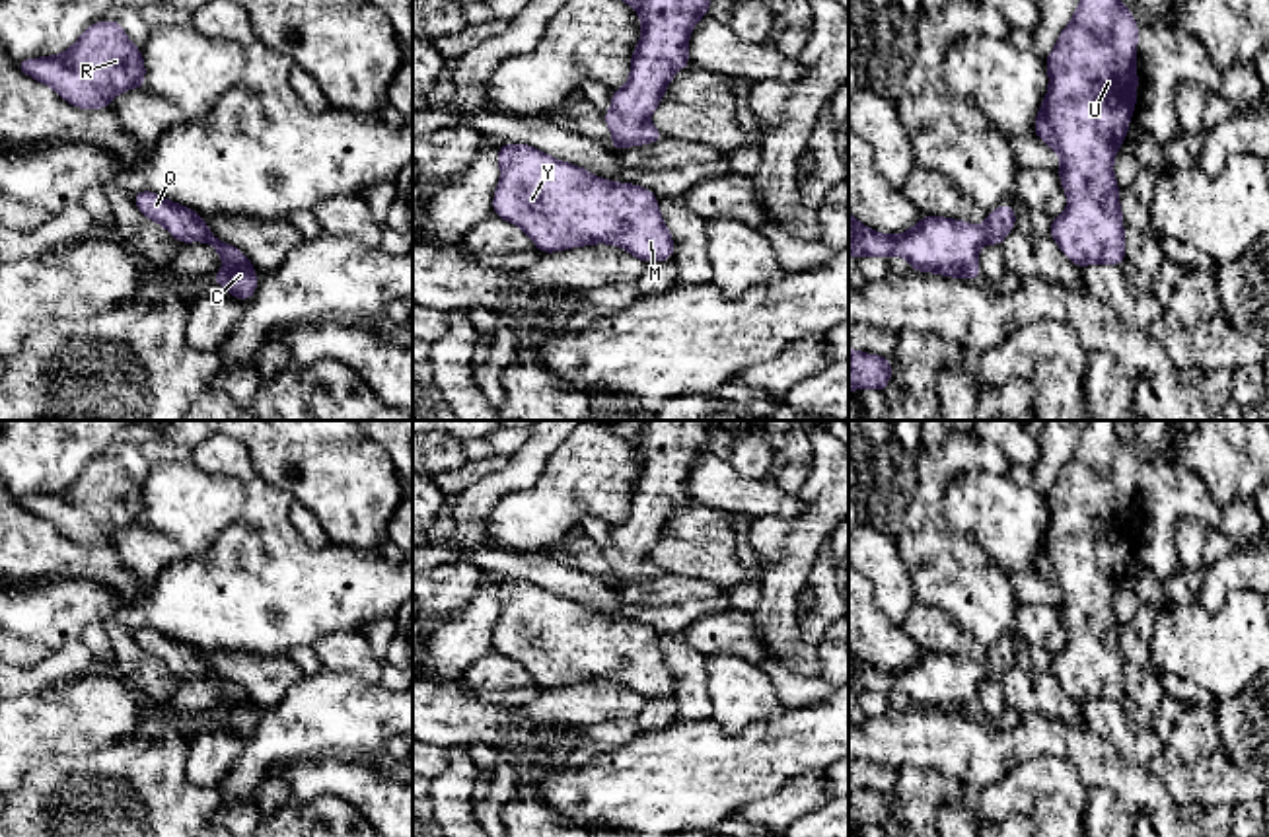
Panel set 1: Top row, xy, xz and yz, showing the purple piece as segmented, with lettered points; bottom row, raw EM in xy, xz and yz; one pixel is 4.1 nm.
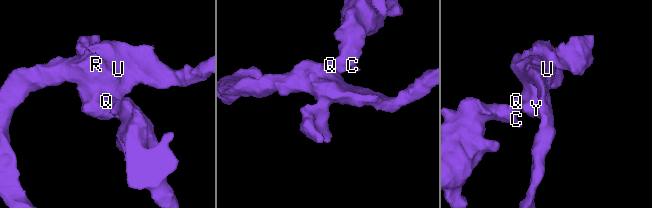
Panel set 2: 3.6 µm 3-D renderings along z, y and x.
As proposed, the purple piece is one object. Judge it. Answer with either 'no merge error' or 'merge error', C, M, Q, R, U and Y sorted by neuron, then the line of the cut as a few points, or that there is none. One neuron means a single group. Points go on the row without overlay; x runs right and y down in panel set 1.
no merge error; groups C M Q R U Y; cut none

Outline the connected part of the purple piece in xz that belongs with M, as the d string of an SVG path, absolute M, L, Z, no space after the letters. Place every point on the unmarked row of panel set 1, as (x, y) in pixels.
M527 580L498 584L494 652L522 664L541 689L611 679L644 699L673 693L658 633L613 619Z

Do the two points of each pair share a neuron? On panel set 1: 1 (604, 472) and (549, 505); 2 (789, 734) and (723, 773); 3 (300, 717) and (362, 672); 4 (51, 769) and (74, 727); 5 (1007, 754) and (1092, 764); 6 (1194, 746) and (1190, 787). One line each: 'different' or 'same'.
1: same
2: same
3: different
4: different
5: same
6: different

